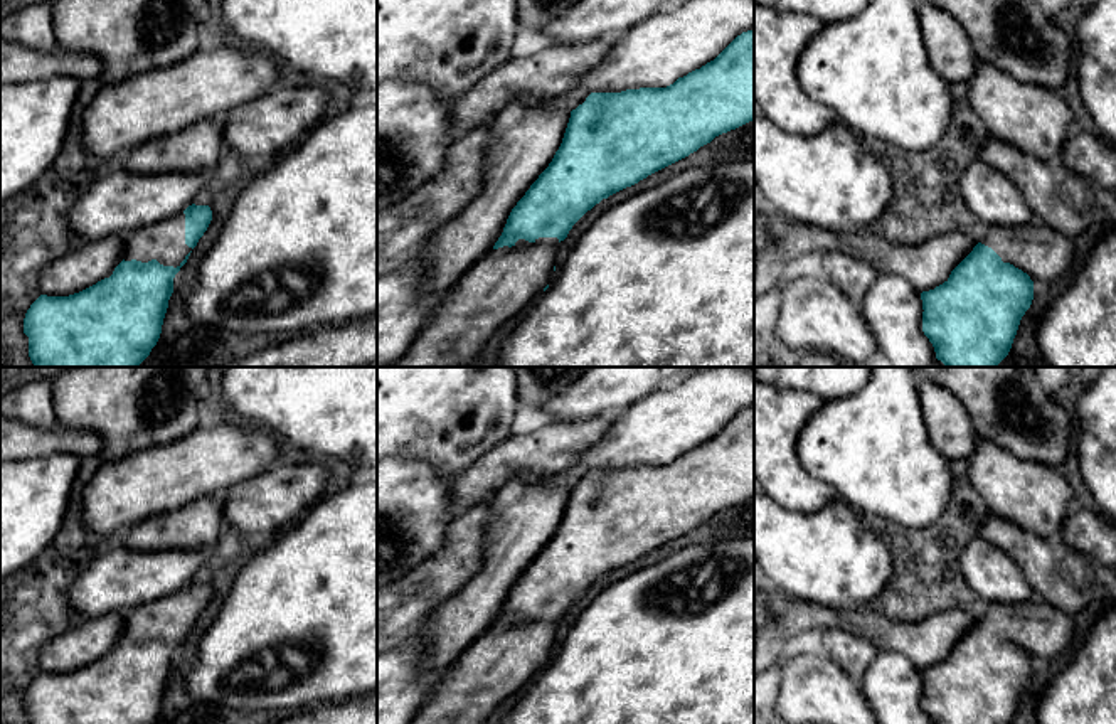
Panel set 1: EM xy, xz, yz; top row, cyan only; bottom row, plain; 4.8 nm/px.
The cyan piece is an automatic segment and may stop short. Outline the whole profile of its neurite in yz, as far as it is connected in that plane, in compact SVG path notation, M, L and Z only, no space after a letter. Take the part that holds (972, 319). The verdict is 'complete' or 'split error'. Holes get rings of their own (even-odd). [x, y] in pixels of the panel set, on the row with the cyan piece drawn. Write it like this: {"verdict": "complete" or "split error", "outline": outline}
{"verdict": "split error", "outline": "M1034 221L1023 226L983 226L980 242L934 290L922 291L922 332L946 367L996 367L1010 352L1034 300L1034 285L1066 281L1074 264L1072 239Z"}

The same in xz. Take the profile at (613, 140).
{"verdict": "split error", "outline": "M754 29L737 35L714 61L667 88L591 93L571 118L549 167L512 209L502 236L443 296L429 325L392 367L468 367L485 342L513 315L549 288L555 276L555 249L572 226L596 204L648 175L688 157L715 136L754 120Z"}

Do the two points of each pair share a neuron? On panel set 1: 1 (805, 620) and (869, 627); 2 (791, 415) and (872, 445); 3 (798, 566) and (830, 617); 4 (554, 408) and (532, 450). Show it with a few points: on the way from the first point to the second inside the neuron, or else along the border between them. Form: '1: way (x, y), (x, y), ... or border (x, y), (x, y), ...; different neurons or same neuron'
1: way (820, 618), (854, 620); same neuron
2: border (825, 399), (800, 433), (798, 460); different neurons
3: border (785, 596), (832, 608), (864, 606); different neurons
4: border (591, 416), (581, 421), (552, 421); different neurons

